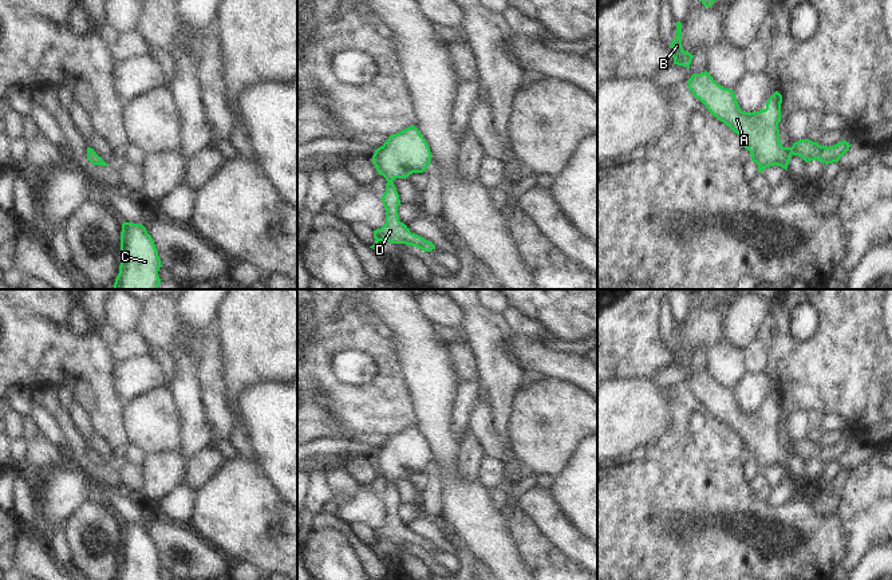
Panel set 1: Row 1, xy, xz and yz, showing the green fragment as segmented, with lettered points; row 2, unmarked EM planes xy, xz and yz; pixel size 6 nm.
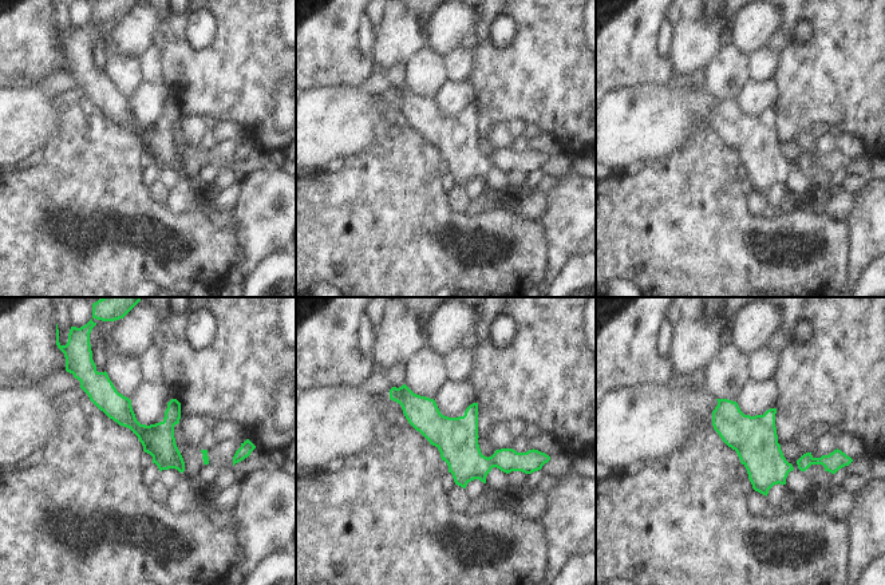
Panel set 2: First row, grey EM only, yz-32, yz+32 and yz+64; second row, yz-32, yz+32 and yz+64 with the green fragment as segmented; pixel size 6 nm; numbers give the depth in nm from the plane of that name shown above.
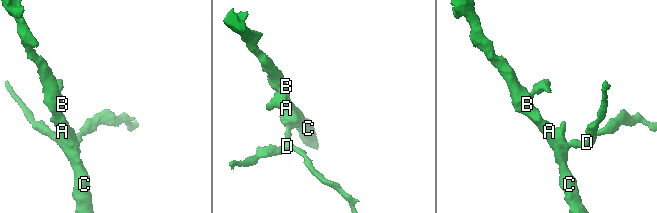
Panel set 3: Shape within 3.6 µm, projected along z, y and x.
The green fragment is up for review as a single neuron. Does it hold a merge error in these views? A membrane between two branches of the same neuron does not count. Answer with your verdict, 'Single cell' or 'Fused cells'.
Single cell

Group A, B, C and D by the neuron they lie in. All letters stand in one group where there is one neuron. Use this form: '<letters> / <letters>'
A B C D

